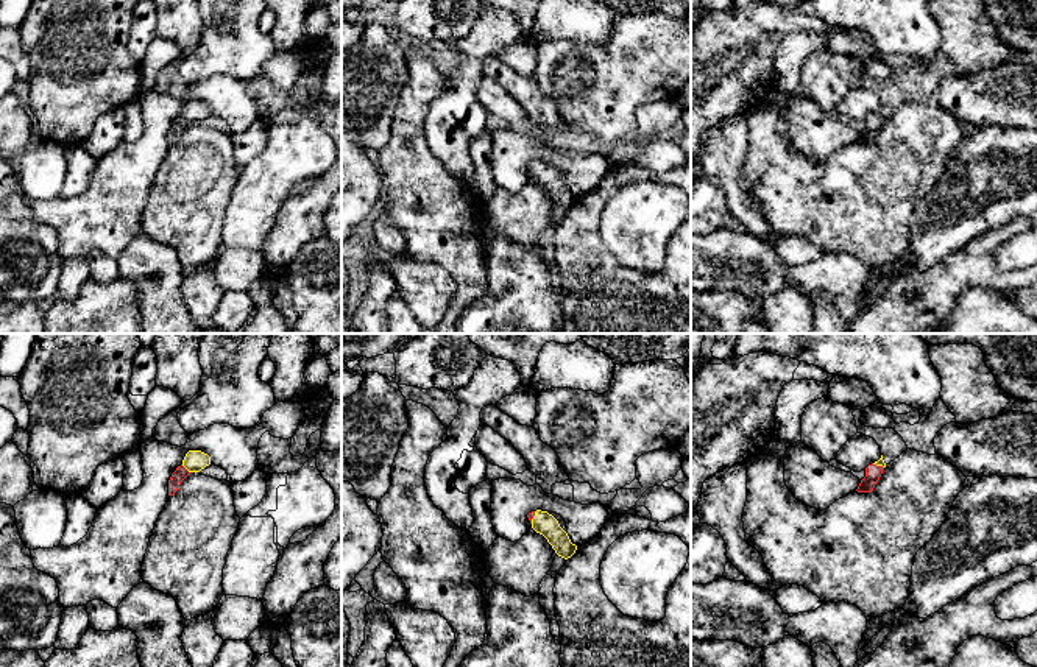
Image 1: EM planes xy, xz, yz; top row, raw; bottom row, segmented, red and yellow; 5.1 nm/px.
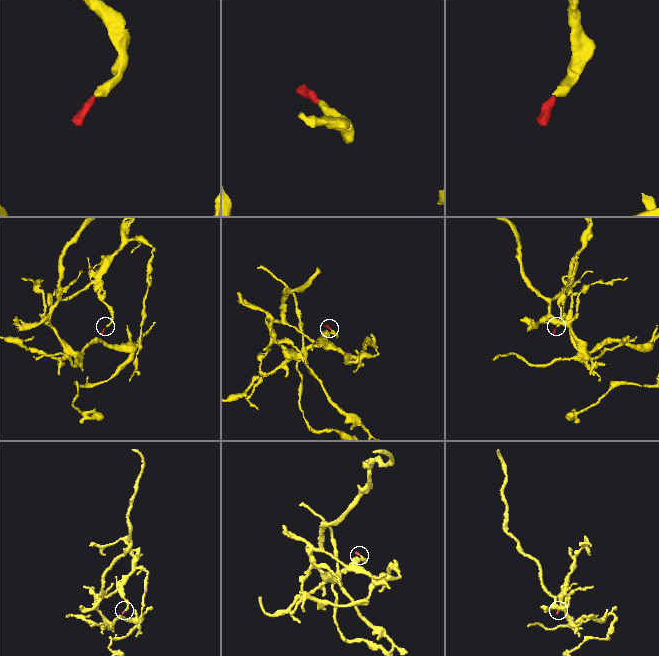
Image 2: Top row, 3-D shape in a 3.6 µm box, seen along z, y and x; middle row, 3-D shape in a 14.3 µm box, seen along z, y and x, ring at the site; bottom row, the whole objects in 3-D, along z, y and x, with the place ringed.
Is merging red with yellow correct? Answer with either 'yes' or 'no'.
yes

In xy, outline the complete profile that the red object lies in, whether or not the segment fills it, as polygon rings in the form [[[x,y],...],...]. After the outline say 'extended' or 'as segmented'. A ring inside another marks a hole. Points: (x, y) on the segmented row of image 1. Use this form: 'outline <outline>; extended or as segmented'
outline [[[189,450],[182,460],[182,464],[176,468],[176,471],[172,474],[168,480],[168,496],[173,496],[181,482],[190,474],[190,472],[200,472],[206,466],[211,464],[211,457],[201,450]]]; extended

